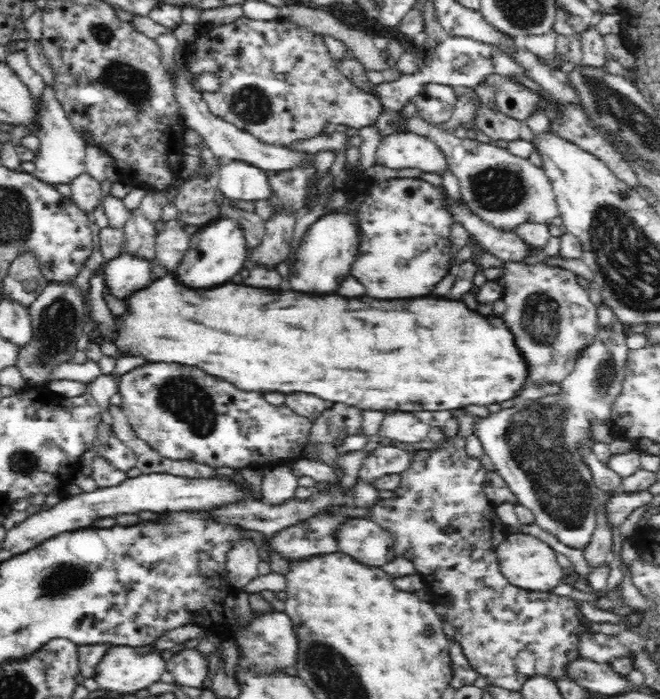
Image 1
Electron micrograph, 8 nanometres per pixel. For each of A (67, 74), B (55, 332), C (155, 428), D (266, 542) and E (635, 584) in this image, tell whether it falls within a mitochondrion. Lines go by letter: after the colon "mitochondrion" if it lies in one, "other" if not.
A: other
B: mitochondrion
C: mitochondrion
D: other
E: other

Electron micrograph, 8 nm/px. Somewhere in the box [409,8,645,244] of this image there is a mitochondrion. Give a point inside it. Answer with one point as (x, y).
(494, 189)

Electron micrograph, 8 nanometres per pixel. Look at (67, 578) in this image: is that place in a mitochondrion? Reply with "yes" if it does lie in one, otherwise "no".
yes

